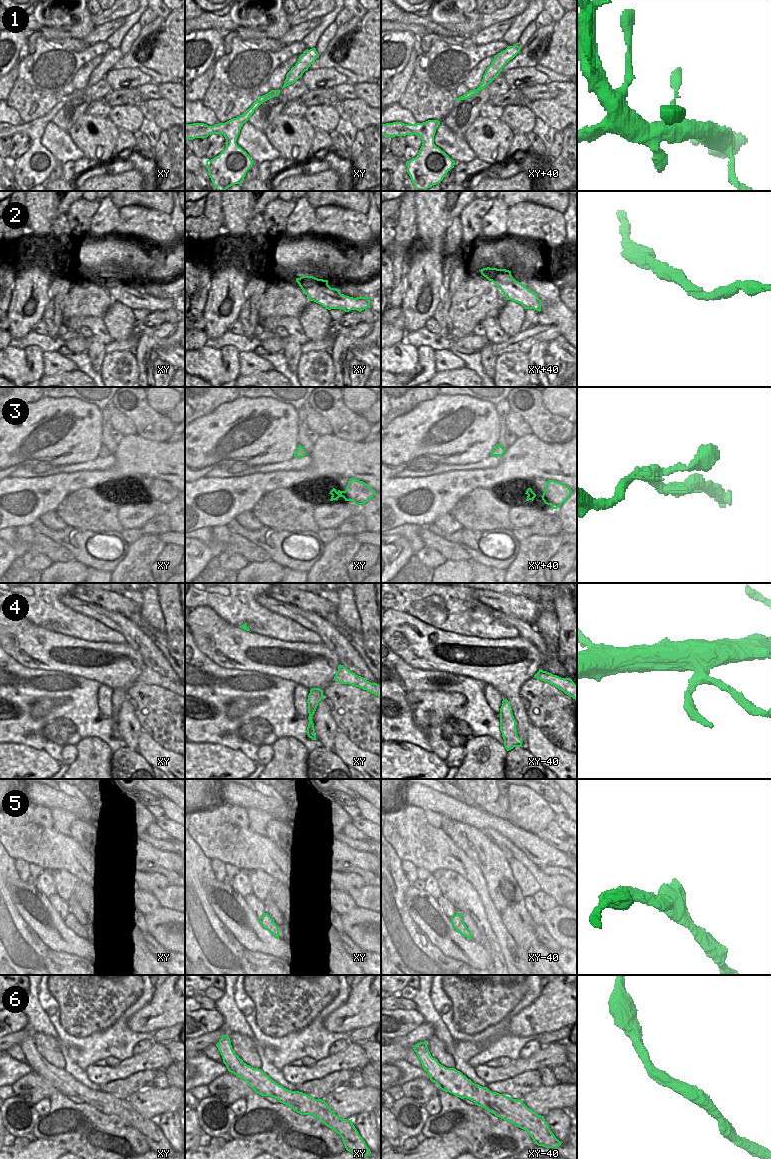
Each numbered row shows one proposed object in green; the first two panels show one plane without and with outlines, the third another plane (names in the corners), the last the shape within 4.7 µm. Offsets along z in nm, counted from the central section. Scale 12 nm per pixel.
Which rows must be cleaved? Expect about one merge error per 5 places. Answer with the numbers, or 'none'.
none

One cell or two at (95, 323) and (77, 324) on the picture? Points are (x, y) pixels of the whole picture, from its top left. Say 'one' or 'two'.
one

